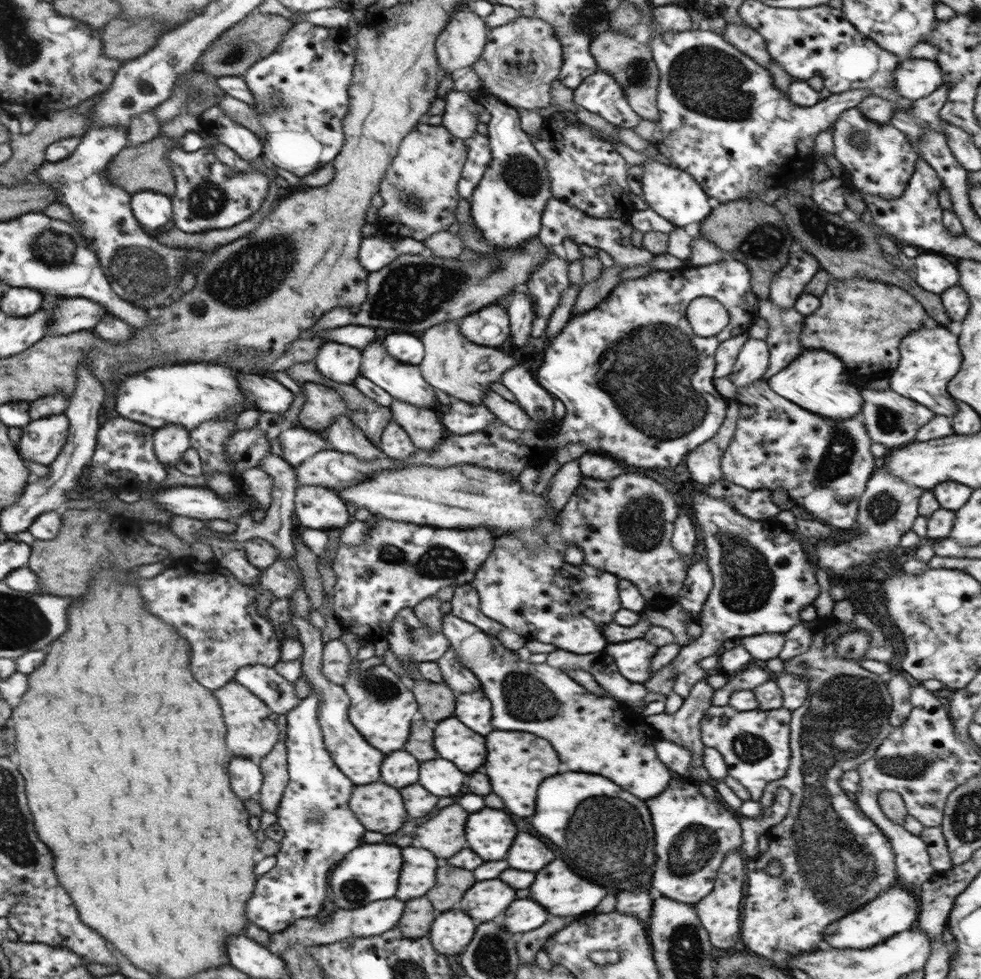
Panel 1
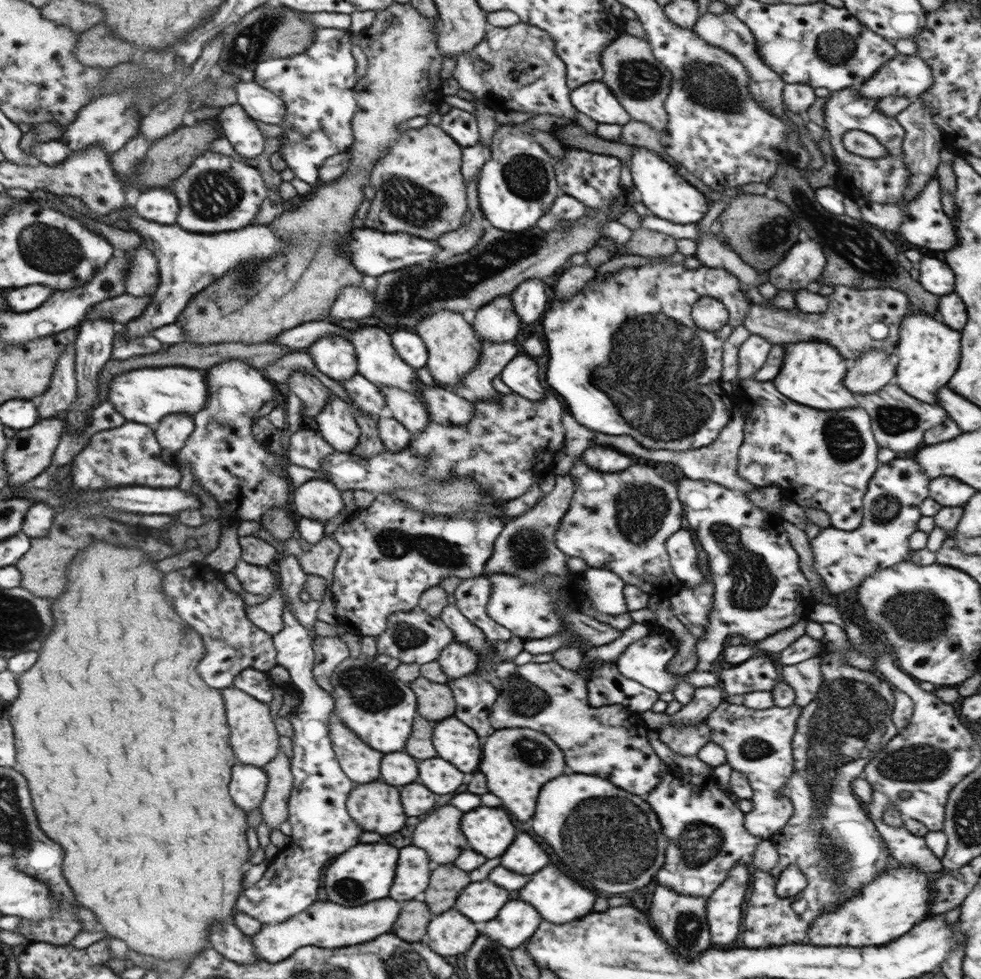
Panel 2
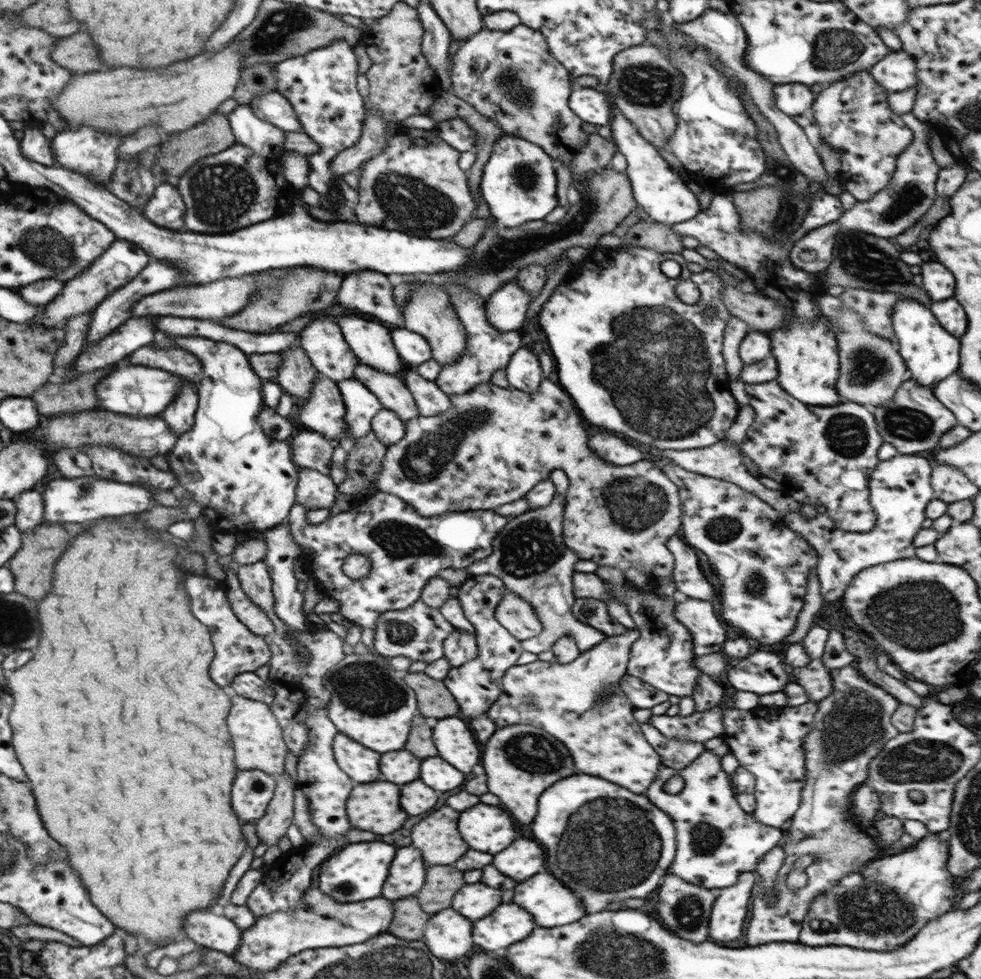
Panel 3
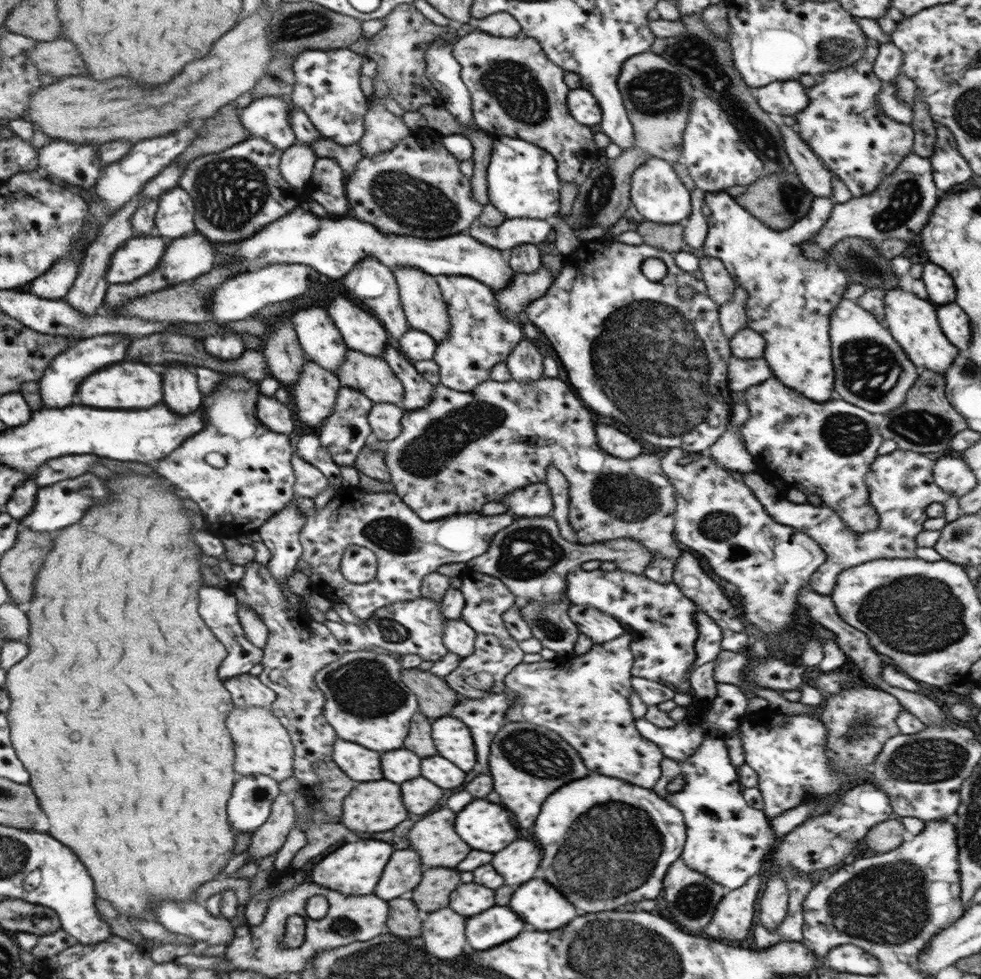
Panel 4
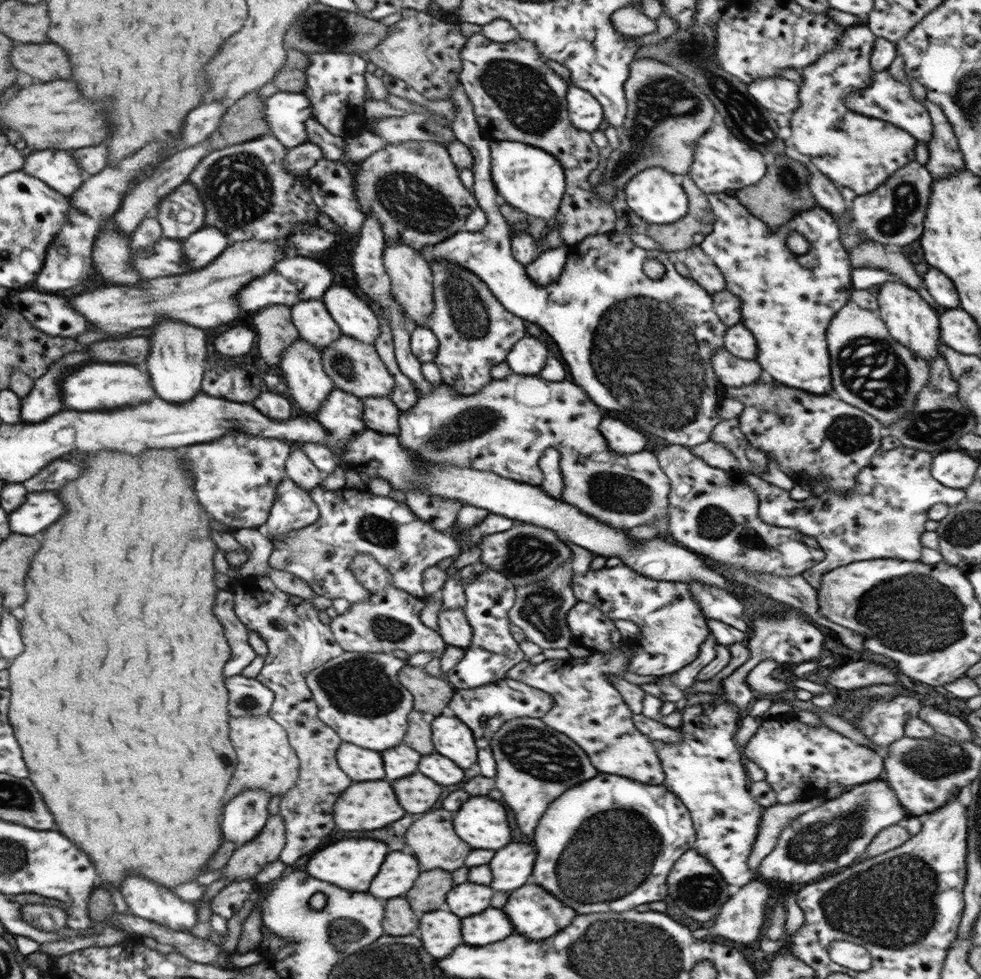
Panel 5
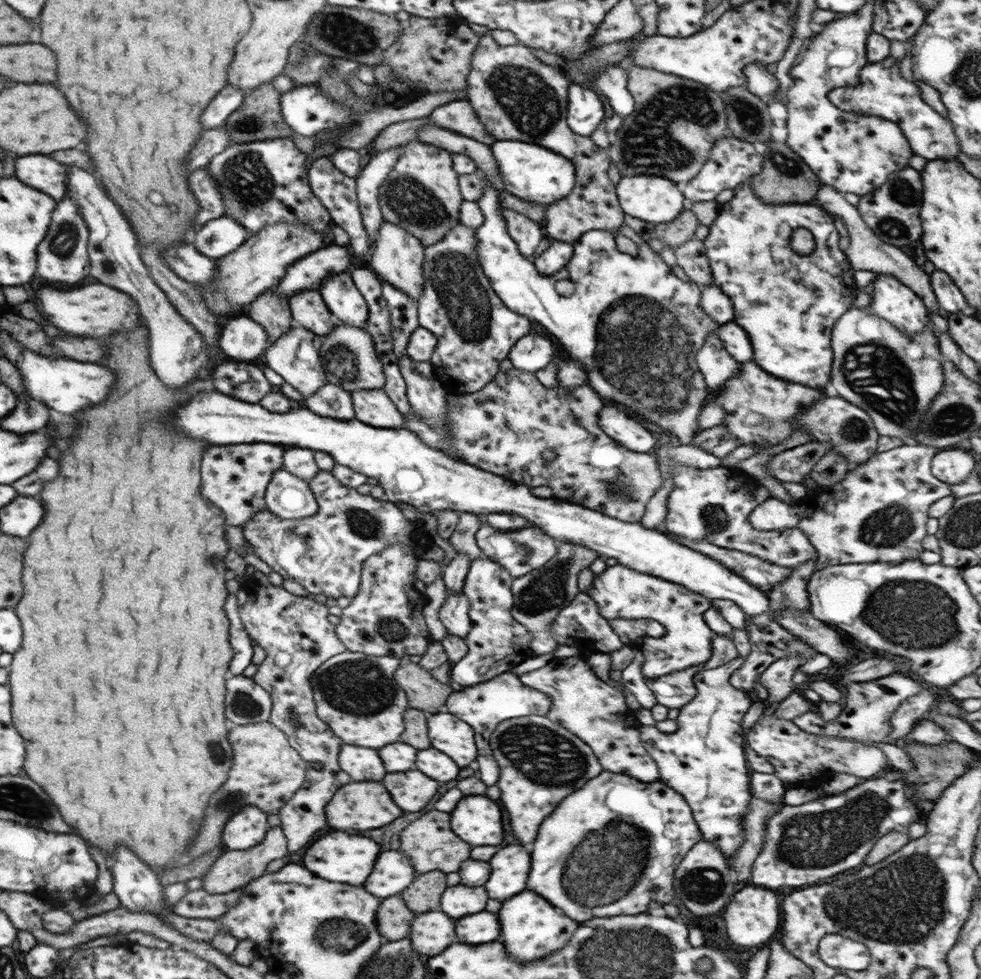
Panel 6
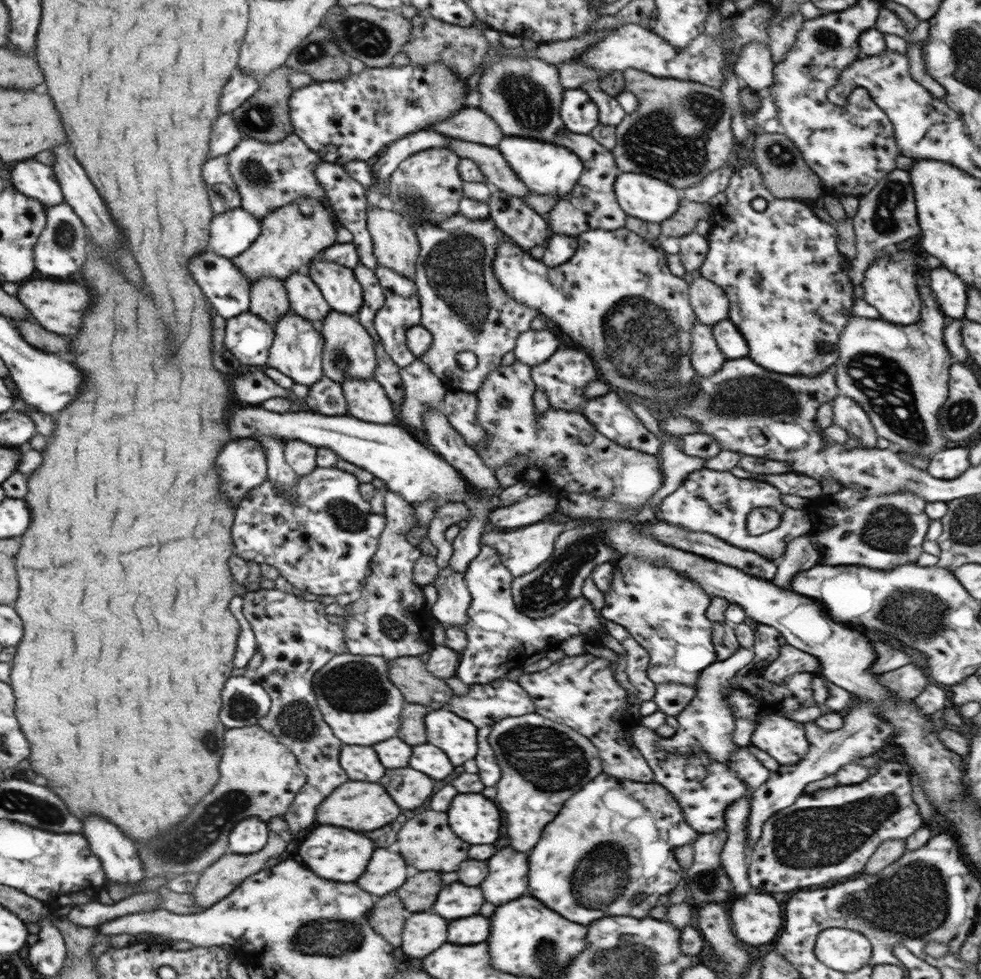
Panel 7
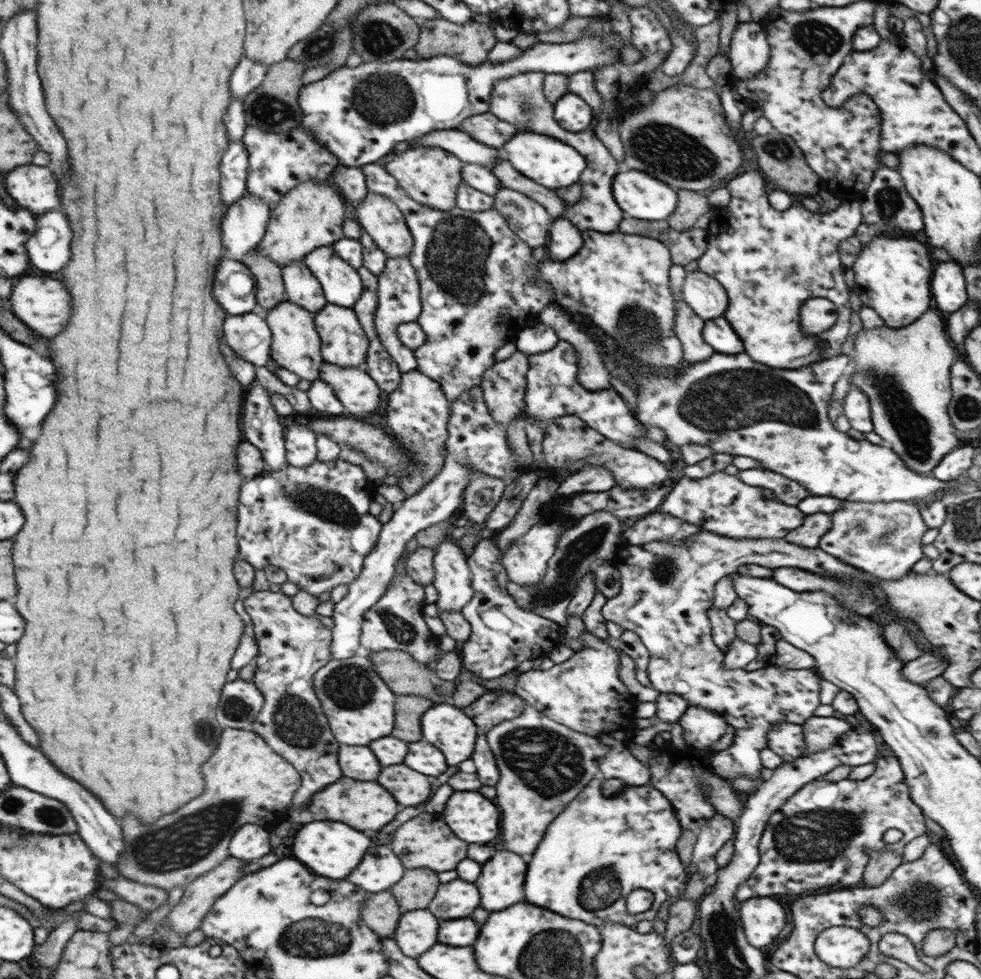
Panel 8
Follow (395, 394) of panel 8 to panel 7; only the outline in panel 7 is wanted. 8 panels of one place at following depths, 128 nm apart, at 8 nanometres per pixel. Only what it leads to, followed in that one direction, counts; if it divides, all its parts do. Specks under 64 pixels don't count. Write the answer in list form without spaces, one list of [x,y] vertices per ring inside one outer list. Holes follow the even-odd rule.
[[[419,360],[401,368],[399,375],[404,399],[399,405],[397,420],[409,428],[424,430],[422,417],[443,400],[446,394],[444,385]]]

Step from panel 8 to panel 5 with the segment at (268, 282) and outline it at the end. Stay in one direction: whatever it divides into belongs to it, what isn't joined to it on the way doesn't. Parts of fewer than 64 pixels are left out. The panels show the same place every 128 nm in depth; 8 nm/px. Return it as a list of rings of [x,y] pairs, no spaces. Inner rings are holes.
[[[284,304],[265,305],[254,312],[251,320],[257,334],[259,356],[268,367],[277,370],[281,352],[298,338],[289,307]]]

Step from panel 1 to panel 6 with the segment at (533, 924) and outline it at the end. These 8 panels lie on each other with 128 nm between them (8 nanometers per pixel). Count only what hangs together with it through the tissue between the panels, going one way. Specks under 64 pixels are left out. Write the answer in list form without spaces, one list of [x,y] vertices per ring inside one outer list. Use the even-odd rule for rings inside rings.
[[[477,912],[473,916],[459,918],[455,922],[455,938],[457,942],[489,942],[499,936],[499,924],[493,914],[489,912]]]

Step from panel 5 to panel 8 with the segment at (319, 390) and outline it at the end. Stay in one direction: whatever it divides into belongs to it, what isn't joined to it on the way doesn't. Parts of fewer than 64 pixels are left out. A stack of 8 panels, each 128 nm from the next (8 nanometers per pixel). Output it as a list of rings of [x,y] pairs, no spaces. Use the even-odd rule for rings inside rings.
[[[285,299],[273,305],[265,314],[265,322],[272,336],[270,357],[281,369],[293,372],[299,379],[310,382],[317,380],[317,372],[322,362],[319,351],[321,342],[313,326],[313,317],[309,311]]]

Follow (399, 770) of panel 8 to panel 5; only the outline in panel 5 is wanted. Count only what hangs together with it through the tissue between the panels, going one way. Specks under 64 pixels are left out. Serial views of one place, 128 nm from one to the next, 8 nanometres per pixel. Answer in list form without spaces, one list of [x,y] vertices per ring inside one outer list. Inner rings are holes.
[[[419,772],[393,780],[391,788],[397,796],[397,804],[409,814],[427,812],[441,794],[441,786],[433,784],[433,780],[421,776]]]

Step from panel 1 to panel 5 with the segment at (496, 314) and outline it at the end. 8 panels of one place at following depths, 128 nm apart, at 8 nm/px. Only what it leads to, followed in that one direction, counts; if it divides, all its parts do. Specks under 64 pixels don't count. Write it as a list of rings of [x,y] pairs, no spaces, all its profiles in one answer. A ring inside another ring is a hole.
[[[568,246],[541,251],[540,255],[524,266],[527,276],[537,285],[547,285],[557,280],[569,252]]]

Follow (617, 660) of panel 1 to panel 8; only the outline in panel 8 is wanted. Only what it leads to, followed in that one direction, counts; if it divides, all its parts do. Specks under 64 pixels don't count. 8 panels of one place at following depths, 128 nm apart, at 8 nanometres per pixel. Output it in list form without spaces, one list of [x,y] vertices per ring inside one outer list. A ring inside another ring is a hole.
[[[699,531],[681,541],[681,545],[651,541],[640,545],[621,544],[616,551],[614,563],[620,572],[619,592],[613,598],[606,599],[601,607],[601,616],[606,621],[618,624],[623,630],[633,632],[648,650],[647,678],[653,690],[663,694],[675,694],[685,698],[688,706],[707,708],[711,712],[721,714],[721,718],[728,724],[733,734],[733,741],[725,750],[712,755],[709,770],[721,778],[735,777],[735,775],[757,775],[763,766],[759,760],[759,751],[767,749],[765,734],[777,722],[787,722],[802,725],[819,706],[819,676],[813,669],[786,669],[769,665],[768,667],[747,672],[743,668],[726,669],[721,667],[724,652],[712,642],[710,622],[706,614],[712,606],[714,584],[727,574],[736,572],[741,564],[759,564],[769,570],[791,566],[801,568],[825,578],[843,578],[867,586],[871,599],[877,604],[885,604],[885,591],[879,589],[875,582],[877,577],[863,572],[858,568],[821,552],[819,547],[803,548],[781,540],[767,539],[730,539],[709,531]]]

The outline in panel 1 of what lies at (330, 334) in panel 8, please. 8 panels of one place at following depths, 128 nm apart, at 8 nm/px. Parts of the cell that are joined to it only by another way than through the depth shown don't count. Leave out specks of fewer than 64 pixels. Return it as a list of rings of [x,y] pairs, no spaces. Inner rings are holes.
[[[392,399],[390,419],[403,429],[416,449],[431,451],[446,431],[433,408],[415,407],[409,403]]]

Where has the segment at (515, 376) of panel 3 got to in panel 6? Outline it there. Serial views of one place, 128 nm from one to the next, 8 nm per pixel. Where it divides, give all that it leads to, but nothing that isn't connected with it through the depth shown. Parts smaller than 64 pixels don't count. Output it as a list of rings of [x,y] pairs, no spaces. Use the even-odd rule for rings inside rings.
[[[535,333],[520,337],[507,356],[512,368],[533,374],[546,367],[553,358],[553,342]]]

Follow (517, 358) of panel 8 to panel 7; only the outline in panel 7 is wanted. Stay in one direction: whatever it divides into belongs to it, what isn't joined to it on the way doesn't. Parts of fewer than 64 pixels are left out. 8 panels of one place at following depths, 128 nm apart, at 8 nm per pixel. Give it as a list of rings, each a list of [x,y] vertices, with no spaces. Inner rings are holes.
[[[519,360],[514,361],[509,365],[500,365],[498,368],[495,368],[492,372],[487,374],[486,378],[483,380],[481,387],[474,393],[477,397],[477,404],[475,404],[476,418],[480,423],[480,426],[485,429],[487,433],[487,440],[485,440],[485,448],[483,450],[475,450],[479,458],[482,460],[482,463],[490,469],[497,469],[497,467],[503,465],[503,463],[509,463],[515,467],[515,474],[517,479],[523,479],[532,484],[532,487],[547,489],[548,494],[552,494],[556,497],[566,496],[567,494],[591,494],[592,496],[597,496],[602,500],[611,500],[615,504],[618,504],[618,507],[621,507],[621,511],[629,513],[629,520],[637,520],[633,515],[633,511],[640,512],[642,510],[644,503],[651,497],[657,490],[661,487],[662,483],[662,474],[657,462],[657,458],[653,455],[645,454],[644,452],[639,452],[627,447],[621,447],[618,444],[615,444],[612,440],[605,438],[596,432],[593,429],[593,426],[577,411],[565,411],[565,410],[556,410],[555,408],[548,407],[545,411],[539,416],[536,416],[534,413],[534,407],[532,402],[532,396],[534,393],[534,385],[530,378],[530,368],[525,364],[522,364]]]

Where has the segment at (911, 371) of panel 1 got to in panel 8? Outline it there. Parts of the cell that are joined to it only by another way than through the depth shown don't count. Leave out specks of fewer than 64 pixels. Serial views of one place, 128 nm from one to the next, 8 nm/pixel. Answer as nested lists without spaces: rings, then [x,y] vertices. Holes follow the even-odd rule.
[[[875,235],[862,246],[855,261],[849,267],[854,274],[853,291],[862,306],[874,310],[889,328],[901,328],[917,320],[932,306],[930,280],[936,262],[927,248],[909,237]]]

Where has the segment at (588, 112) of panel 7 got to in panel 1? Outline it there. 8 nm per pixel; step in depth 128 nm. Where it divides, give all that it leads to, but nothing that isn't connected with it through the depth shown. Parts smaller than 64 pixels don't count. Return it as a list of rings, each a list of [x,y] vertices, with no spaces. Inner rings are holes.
[[[598,69],[586,76],[572,92],[572,100],[583,110],[601,116],[615,127],[632,129],[639,122],[639,116],[627,105],[621,86],[613,76]]]

